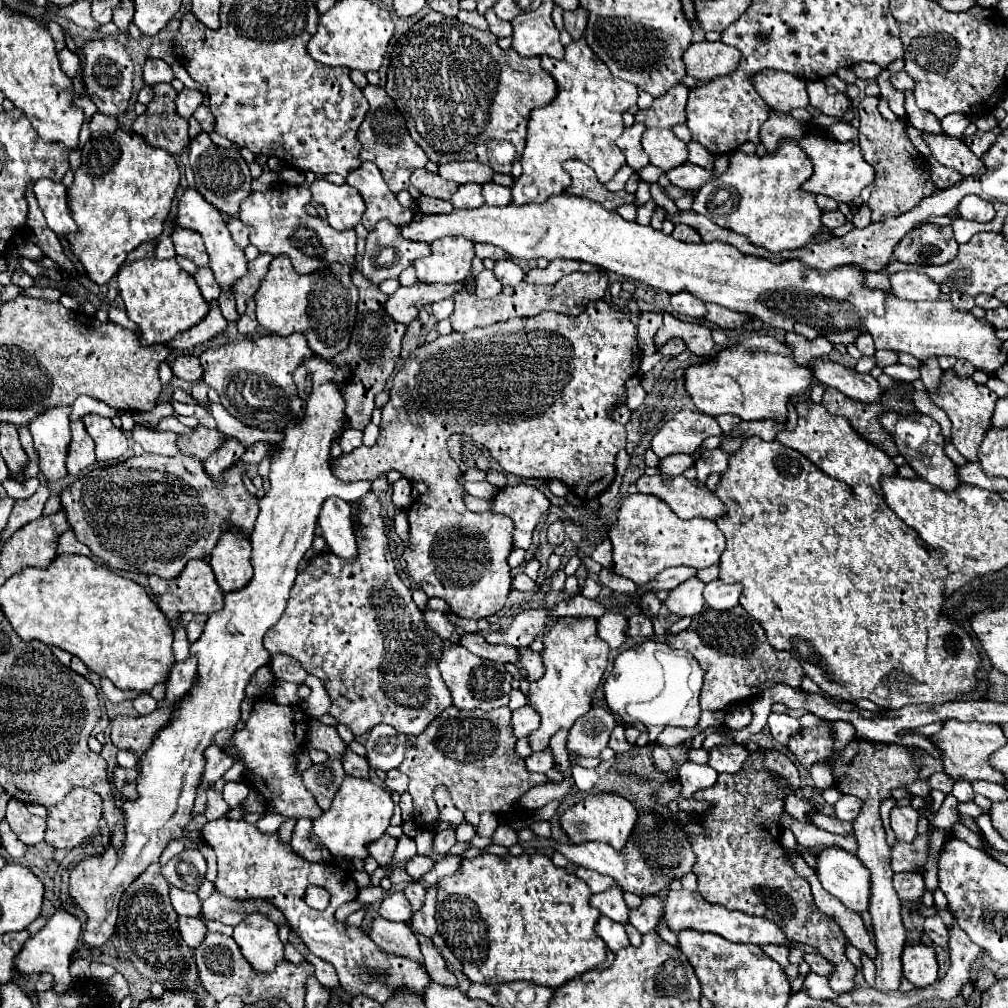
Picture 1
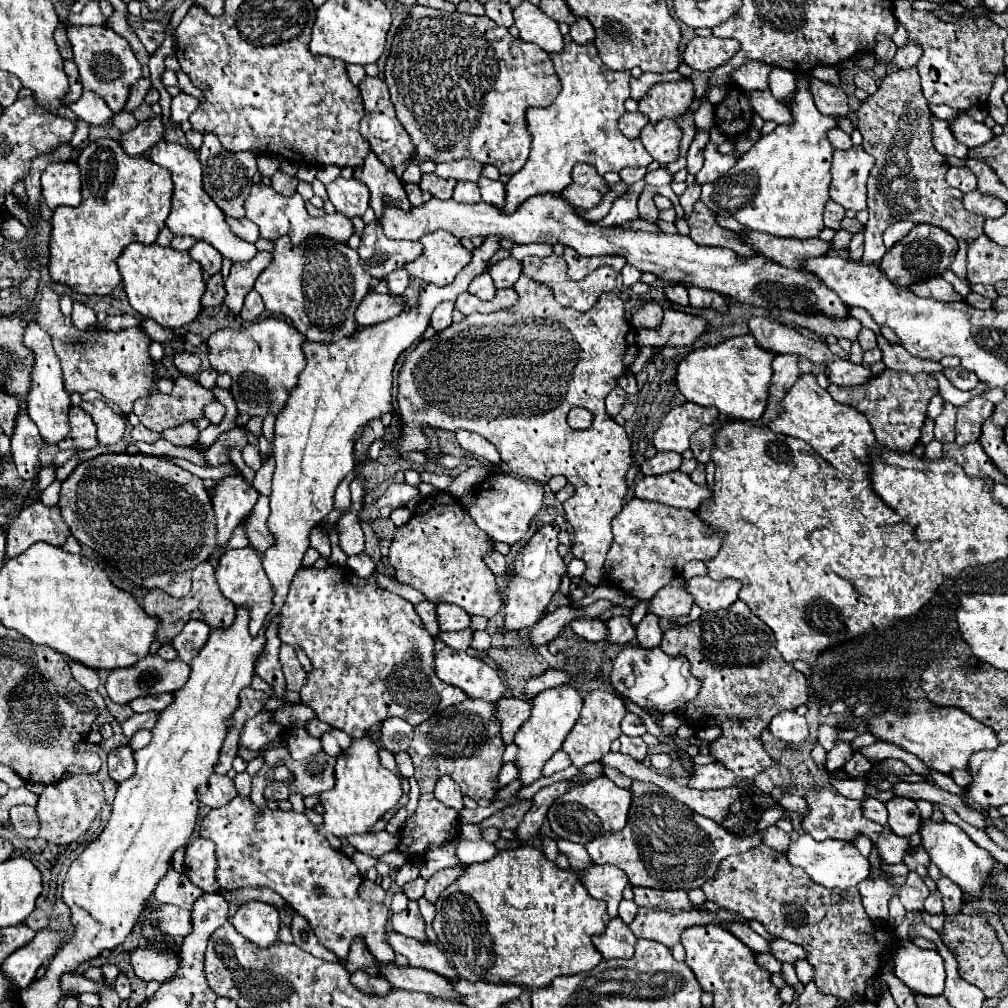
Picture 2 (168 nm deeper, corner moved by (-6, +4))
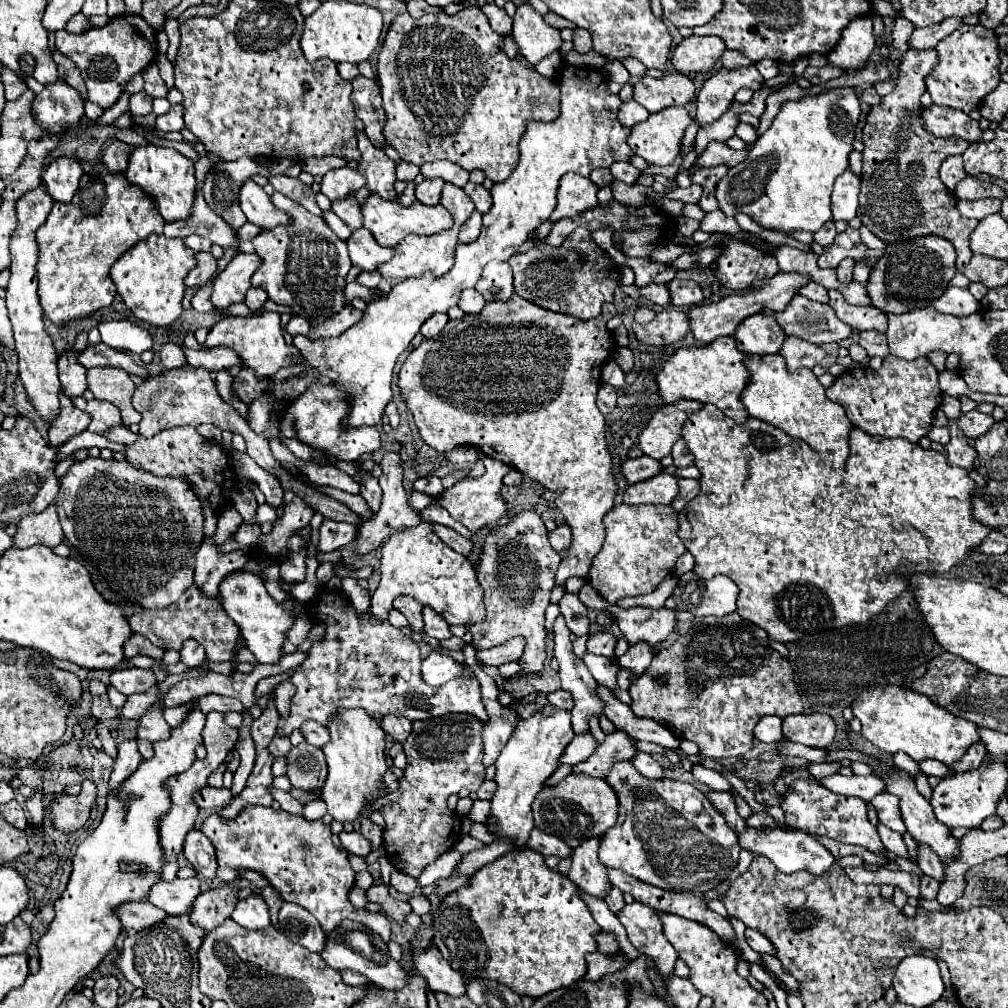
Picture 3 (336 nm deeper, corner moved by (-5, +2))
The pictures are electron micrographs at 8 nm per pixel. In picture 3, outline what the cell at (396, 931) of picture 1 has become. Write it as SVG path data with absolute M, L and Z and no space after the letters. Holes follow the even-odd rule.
M430 945L422 953L414 953L412 963L434 993L444 991L452 997L460 997L466 993L462 975L450 967L450 963L440 955L440 951L434 945Z

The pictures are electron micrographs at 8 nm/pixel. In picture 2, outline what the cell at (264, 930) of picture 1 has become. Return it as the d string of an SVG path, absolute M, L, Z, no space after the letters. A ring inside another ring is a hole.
M249 901L231 917L233 927L257 947L269 947L279 939L279 913L273 905Z

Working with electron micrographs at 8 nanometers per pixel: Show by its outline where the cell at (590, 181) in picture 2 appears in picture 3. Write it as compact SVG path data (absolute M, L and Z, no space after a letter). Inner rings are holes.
M566 173L560 179L558 205L550 221L556 223L562 217L576 217L588 209L594 209L598 205L596 193L598 193L598 187L588 177L582 177L578 173Z

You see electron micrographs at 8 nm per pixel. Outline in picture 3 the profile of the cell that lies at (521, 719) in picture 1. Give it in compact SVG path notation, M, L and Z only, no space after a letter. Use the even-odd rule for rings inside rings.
M468 644L463 649L465 657L464 663L472 667L473 671L476 671L476 679L480 681L480 687L482 687L482 703L488 711L488 723L484 725L484 733L482 733L482 739L484 739L484 763L486 767L492 765L500 751L504 749L504 745L508 743L516 723L520 721L520 715L516 713L516 709L512 709L510 705L502 705L500 703L500 687L498 683L488 677L476 663L476 649Z

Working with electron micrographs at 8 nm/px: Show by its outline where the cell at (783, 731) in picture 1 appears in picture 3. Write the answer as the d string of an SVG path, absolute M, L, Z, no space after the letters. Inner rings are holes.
M766 715L762 721L758 721L758 725L754 729L754 737L762 743L778 743L784 739L782 725L784 725L784 721L780 717Z

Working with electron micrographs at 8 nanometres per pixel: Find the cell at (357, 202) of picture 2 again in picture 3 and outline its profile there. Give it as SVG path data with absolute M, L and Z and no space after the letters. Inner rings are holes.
M340 167L340 169L328 171L322 177L320 185L322 185L322 193L330 201L340 201L340 199L346 199L348 195L354 195L360 187L364 187L366 179L358 171L352 171L348 167Z

